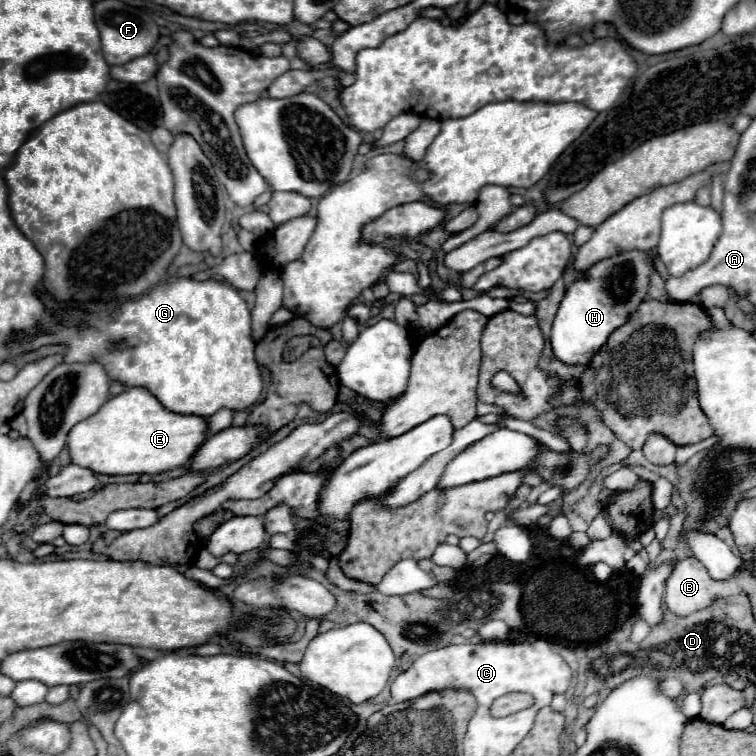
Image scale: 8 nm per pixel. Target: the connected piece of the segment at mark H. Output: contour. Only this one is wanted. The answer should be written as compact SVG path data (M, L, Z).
M635 250L601 260L599 264L591 266L581 278L577 278L565 292L565 298L561 300L551 326L549 342L555 358L563 364L587 366L599 352L599 348L607 342L609 334L625 324L635 308L645 300L651 268L653 264L649 254Z

